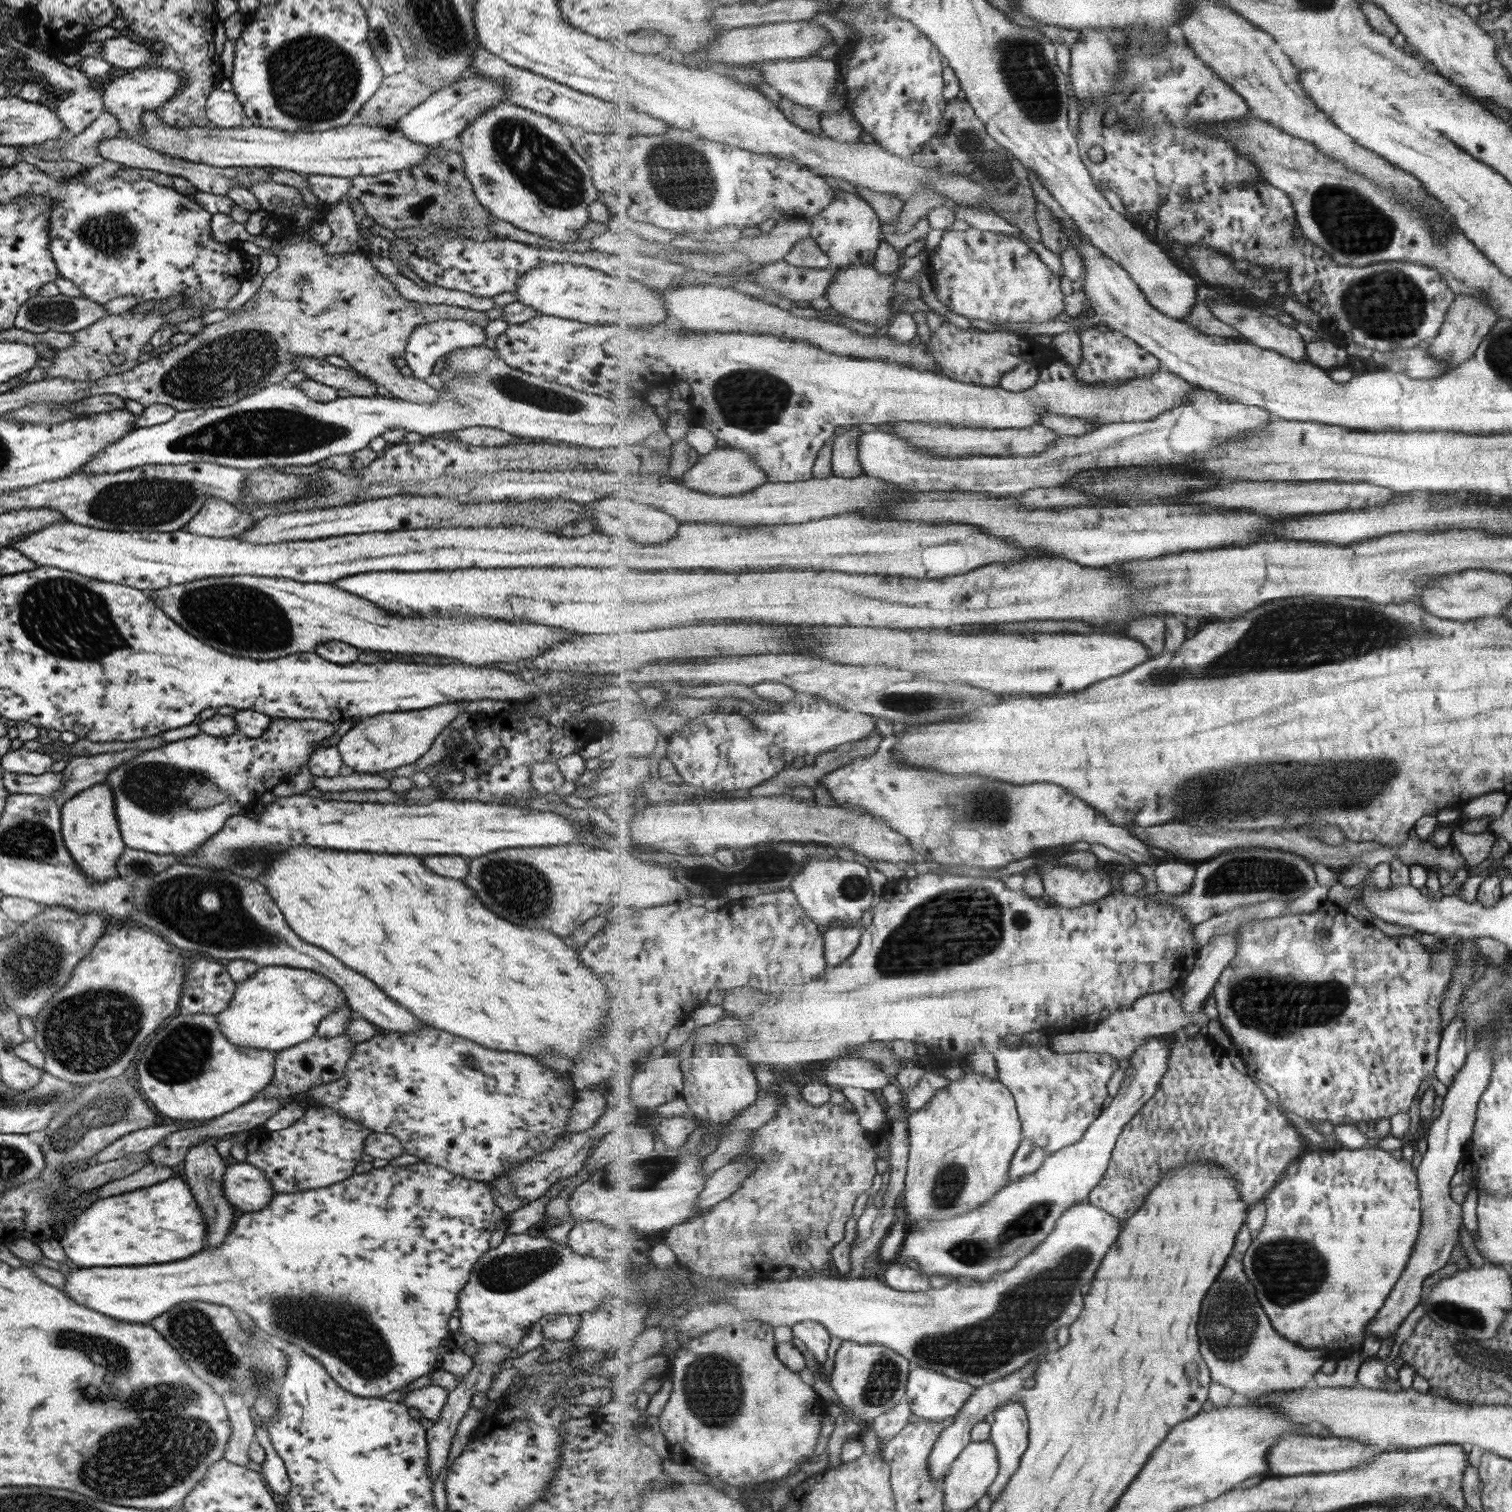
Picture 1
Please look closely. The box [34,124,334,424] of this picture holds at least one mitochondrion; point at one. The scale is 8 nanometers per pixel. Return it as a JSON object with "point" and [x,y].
{"point":[233,363]}

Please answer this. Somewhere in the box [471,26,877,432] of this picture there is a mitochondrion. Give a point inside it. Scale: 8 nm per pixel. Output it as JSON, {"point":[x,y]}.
{"point":[538,162]}

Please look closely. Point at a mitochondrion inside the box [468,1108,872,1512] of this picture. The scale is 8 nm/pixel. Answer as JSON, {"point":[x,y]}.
{"point":[703,1380]}

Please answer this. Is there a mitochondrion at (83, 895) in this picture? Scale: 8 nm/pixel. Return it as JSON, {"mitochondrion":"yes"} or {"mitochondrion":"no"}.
{"mitochondrion":"no"}

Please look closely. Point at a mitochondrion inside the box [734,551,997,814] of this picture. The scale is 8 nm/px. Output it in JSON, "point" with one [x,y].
{"point":[908,704]}

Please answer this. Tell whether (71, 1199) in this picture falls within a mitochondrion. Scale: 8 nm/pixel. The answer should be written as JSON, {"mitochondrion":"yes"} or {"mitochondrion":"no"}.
{"mitochondrion":"no"}

